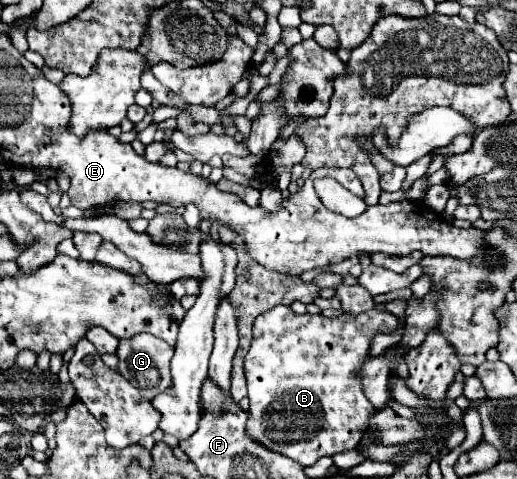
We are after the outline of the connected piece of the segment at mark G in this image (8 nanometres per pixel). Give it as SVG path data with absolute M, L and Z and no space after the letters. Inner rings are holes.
M135 334L135 338L125 338L119 340L119 366L117 370L133 384L139 388L141 396L145 400L153 400L157 394L167 392L171 384L171 374L169 374L169 362L173 358L175 348L169 346L167 342L151 336L151 334Z

